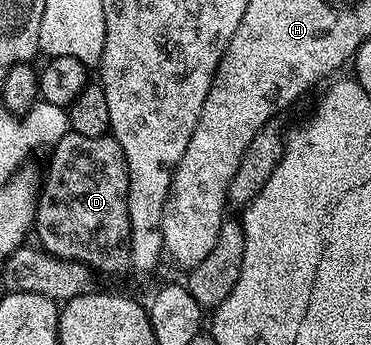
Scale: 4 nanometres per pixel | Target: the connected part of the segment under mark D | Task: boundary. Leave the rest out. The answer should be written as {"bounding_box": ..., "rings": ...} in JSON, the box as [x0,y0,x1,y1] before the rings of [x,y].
{"bounding_box":[34,131,131,275],"rings":[[[76,131],[60,134],[50,148],[47,176],[42,176],[35,204],[34,234],[39,234],[38,246],[58,259],[76,259],[92,271],[103,275],[119,275],[131,267],[131,222],[127,212],[127,162],[121,145],[110,134],[101,137],[81,137]]]}

